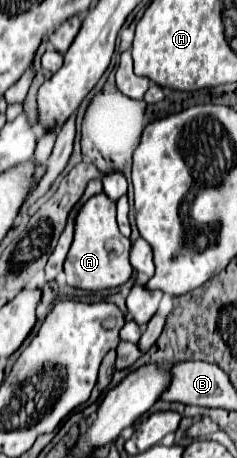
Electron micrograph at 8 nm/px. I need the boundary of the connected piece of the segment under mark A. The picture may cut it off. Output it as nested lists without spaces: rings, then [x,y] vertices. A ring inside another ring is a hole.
[[[106,194],[92,196],[76,216],[74,242],[68,252],[66,264],[64,264],[64,274],[66,274],[68,286],[80,288],[80,290],[90,290],[90,292],[122,286],[124,282],[128,282],[134,276],[134,268],[128,262],[130,246],[132,246],[130,240],[124,238],[118,230],[116,204]]]

